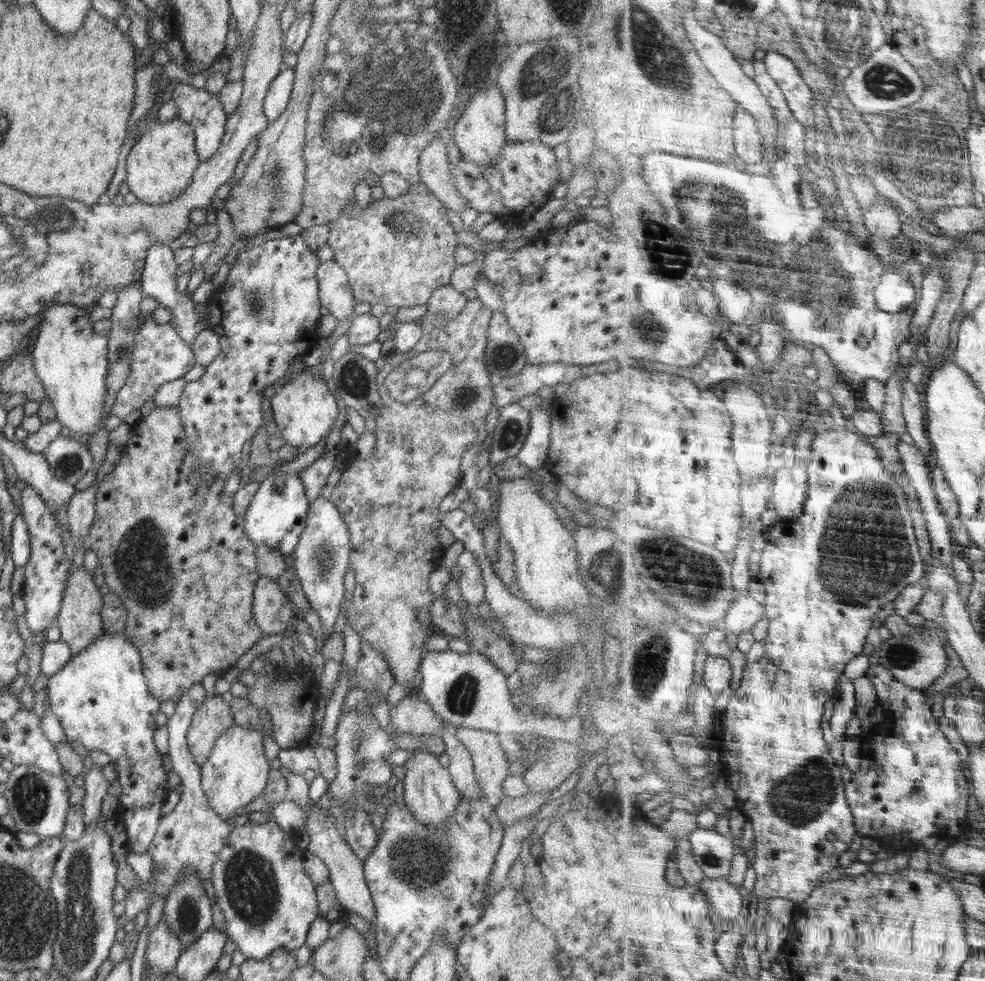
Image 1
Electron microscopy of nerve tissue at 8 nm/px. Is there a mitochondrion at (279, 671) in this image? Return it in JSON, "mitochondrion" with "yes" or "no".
{"mitochondrion":"no"}

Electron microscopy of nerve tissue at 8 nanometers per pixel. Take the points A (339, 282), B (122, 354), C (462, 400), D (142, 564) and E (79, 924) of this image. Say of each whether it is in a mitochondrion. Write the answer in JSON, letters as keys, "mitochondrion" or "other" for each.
{"A":"other","B":"mitochondrion","C":"mitochondrion","D":"mitochondrion","E":"mitochondrion"}

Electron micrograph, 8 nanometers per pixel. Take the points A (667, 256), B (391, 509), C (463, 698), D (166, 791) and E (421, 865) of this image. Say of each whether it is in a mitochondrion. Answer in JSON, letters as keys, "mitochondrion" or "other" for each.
{"A":"mitochondrion","B":"mitochondrion","C":"mitochondrion","D":"other","E":"mitochondrion"}

